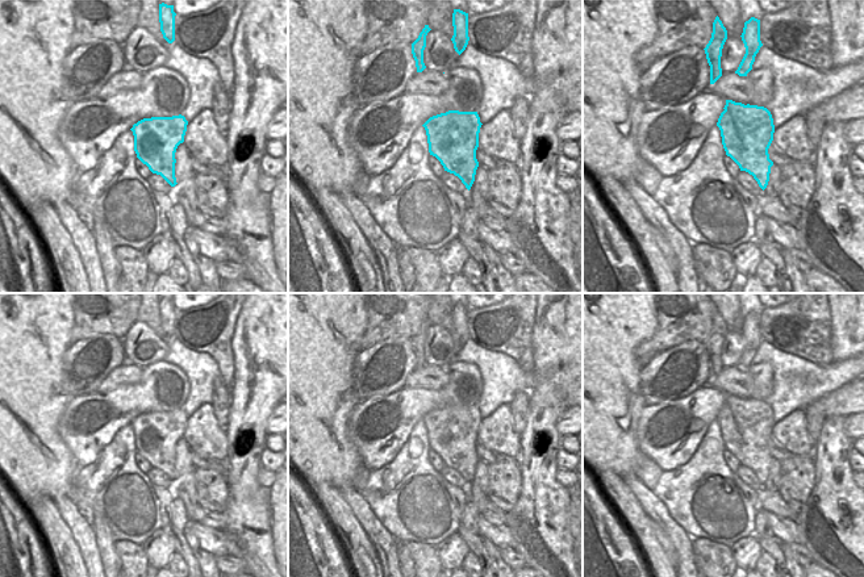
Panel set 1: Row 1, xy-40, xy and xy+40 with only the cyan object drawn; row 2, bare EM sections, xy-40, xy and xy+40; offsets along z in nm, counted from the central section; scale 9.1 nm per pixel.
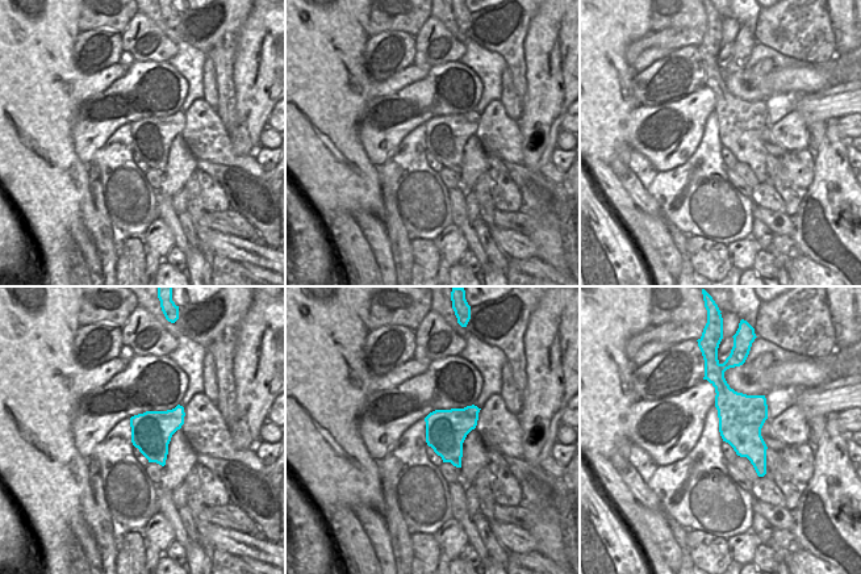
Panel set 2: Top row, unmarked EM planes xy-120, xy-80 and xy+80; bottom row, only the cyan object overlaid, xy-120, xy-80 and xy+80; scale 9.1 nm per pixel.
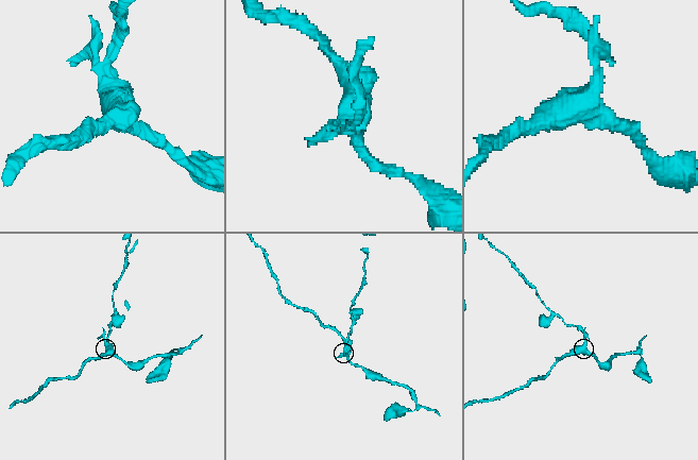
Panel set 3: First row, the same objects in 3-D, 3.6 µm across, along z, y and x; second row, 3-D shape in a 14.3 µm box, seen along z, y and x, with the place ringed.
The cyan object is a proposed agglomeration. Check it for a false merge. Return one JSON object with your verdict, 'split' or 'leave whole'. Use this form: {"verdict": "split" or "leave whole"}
{"verdict": "split"}

